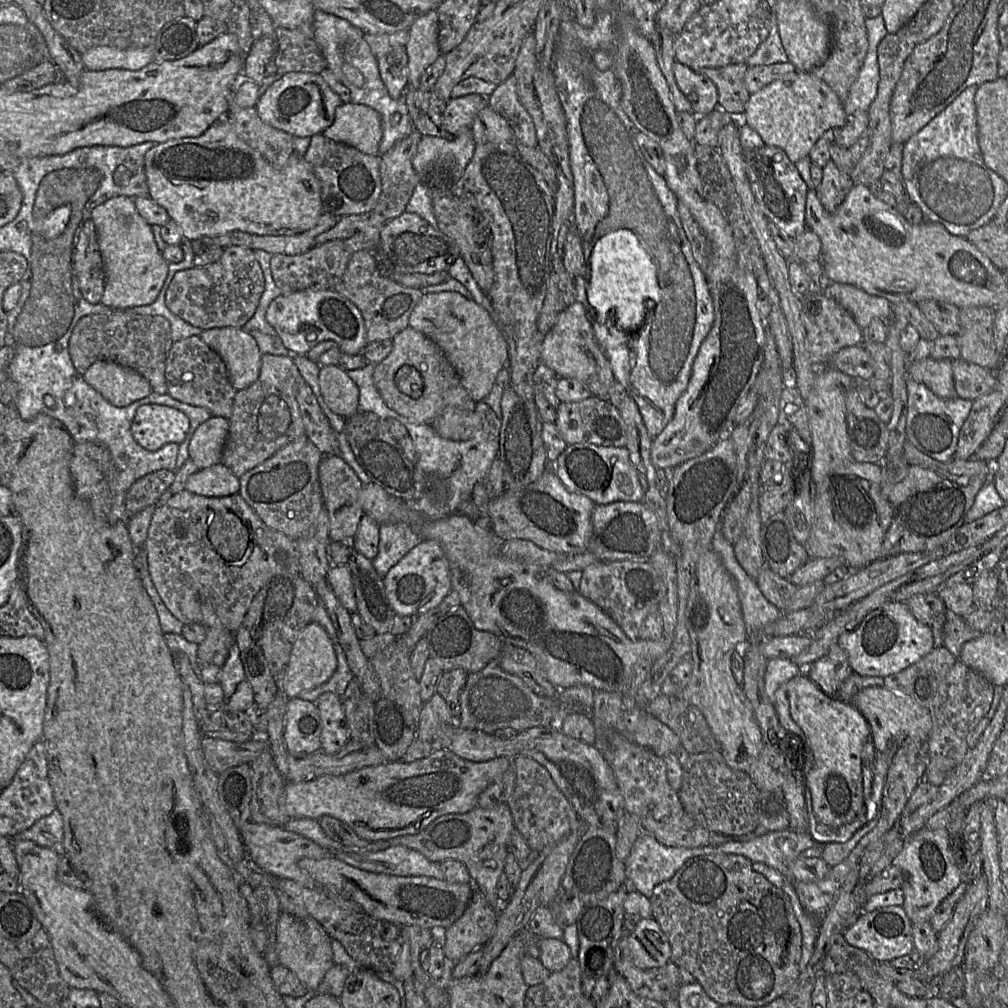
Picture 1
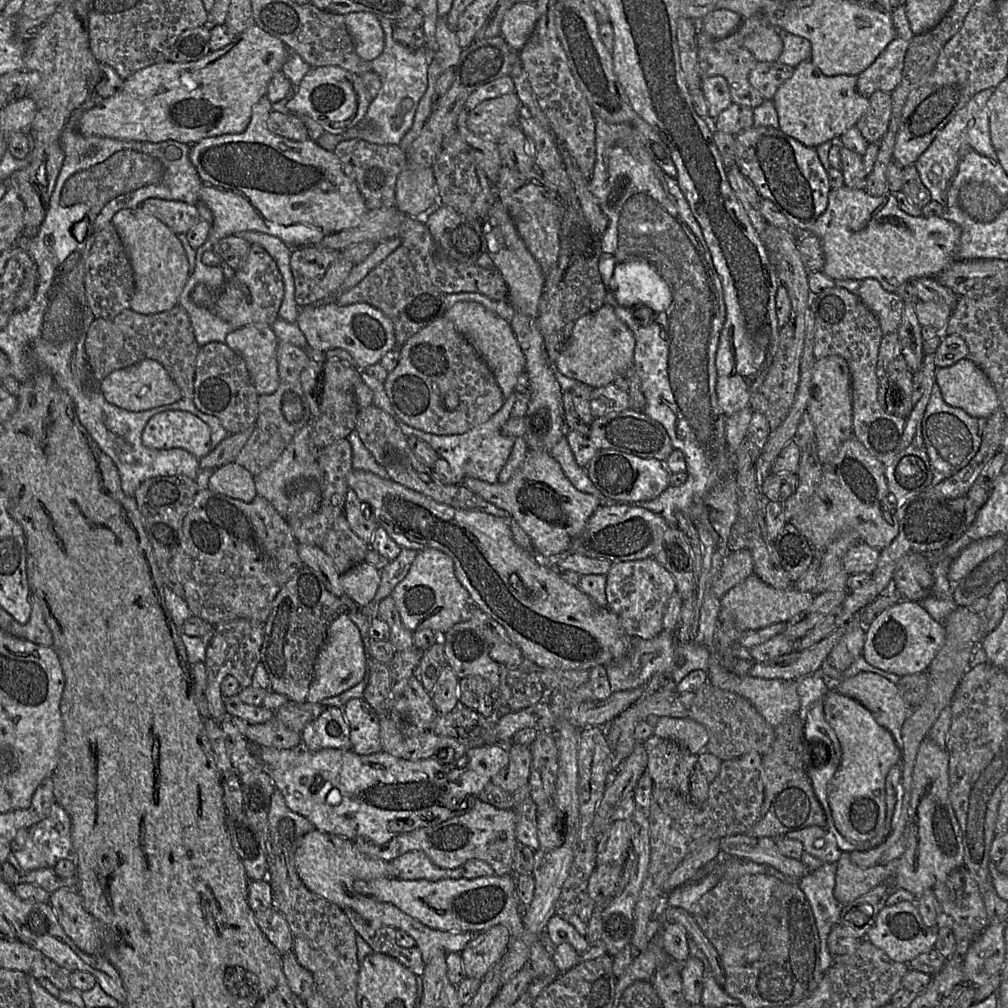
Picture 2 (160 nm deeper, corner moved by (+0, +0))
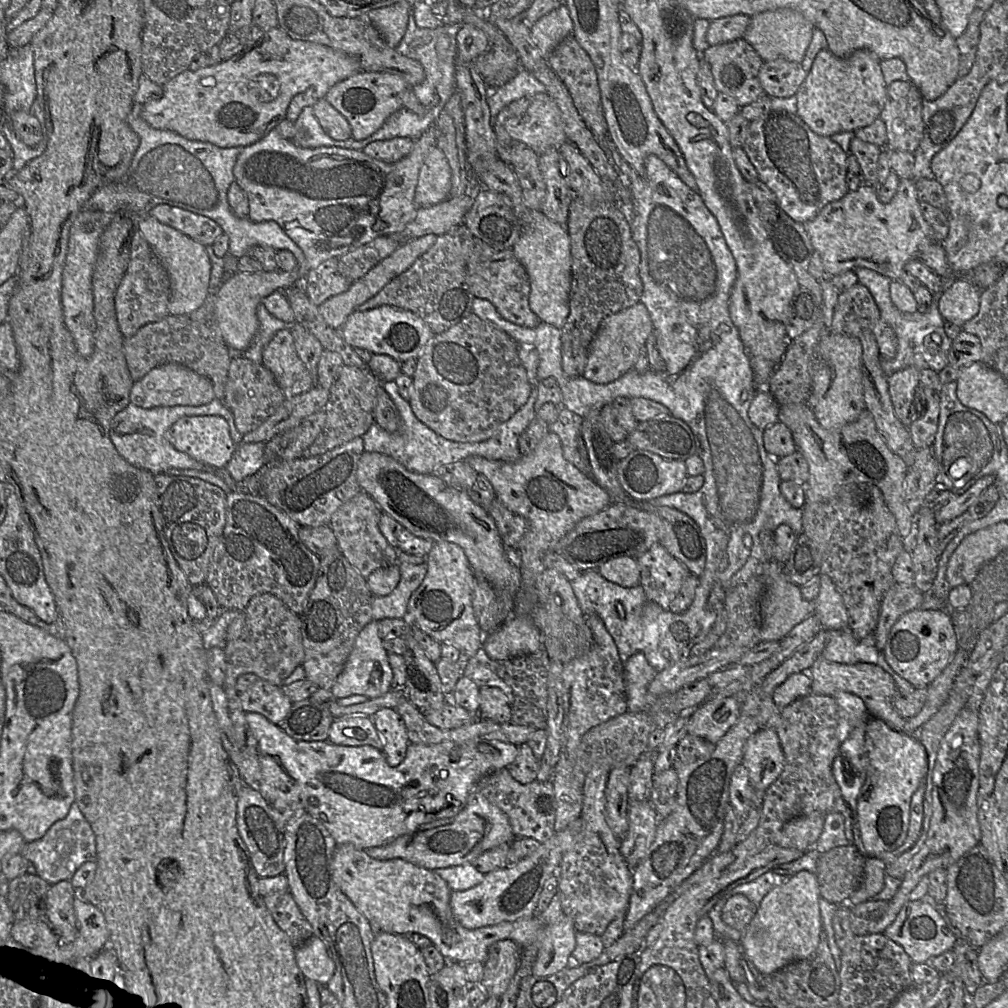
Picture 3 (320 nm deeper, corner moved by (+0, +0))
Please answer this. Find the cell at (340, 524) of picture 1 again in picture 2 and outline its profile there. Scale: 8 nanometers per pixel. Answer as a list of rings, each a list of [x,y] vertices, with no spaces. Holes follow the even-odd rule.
[[[351,488],[347,493],[343,514],[353,532],[363,541],[370,544],[379,525],[370,506],[361,501]]]

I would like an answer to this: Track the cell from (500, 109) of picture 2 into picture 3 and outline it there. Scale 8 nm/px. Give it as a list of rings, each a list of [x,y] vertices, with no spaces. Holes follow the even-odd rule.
[[[545,92],[511,102],[493,118],[493,127],[494,124],[500,125],[505,130],[511,142],[523,144],[539,155],[555,150],[567,142],[558,107]]]

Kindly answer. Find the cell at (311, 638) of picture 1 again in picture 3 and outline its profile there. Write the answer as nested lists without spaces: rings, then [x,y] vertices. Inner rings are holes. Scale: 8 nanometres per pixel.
[[[372,620],[358,634],[342,672],[331,685],[332,699],[351,695],[365,695],[368,698],[376,698],[391,690],[392,681],[393,671],[389,663],[389,653],[383,647],[383,639],[379,635],[378,621]]]

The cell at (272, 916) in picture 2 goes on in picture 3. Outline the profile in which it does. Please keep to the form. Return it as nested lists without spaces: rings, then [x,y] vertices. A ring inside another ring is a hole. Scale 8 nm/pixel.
[[[288,890],[269,894],[263,900],[275,923],[287,935],[295,950],[313,936],[311,925]]]

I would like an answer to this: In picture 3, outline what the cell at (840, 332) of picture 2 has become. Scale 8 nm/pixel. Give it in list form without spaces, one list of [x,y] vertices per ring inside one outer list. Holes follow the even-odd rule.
[[[859,283],[839,294],[828,331],[858,338],[864,331],[871,331],[881,359],[891,359],[897,351],[897,339],[893,329],[881,317],[868,288]]]

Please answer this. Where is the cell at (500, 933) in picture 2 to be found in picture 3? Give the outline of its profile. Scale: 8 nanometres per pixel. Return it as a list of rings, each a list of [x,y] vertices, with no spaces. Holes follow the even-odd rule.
[[[513,940],[494,942],[483,962],[483,976],[479,986],[487,996],[500,996],[506,991],[517,970],[520,947]]]

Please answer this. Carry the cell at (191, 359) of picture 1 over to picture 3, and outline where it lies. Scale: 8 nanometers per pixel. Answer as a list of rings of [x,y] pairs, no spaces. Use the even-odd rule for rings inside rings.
[[[233,357],[220,400],[233,414],[238,432],[245,435],[257,428],[283,403],[285,396],[273,374],[262,364],[245,357]]]

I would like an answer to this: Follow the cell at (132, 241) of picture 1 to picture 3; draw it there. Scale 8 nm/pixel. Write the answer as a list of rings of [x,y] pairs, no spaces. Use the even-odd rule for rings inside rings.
[[[150,215],[138,218],[136,225],[168,274],[170,281],[168,314],[187,314],[199,308],[211,293],[211,262],[206,247],[176,229],[160,223]]]

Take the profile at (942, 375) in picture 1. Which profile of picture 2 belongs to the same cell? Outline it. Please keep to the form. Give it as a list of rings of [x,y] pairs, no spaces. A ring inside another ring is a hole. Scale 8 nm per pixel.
[[[968,358],[948,367],[937,367],[935,383],[948,405],[961,408],[974,417],[987,419],[1000,408],[993,384]]]

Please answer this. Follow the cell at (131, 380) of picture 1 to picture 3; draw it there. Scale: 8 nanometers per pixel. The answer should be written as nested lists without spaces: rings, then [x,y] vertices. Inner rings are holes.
[[[167,363],[155,367],[134,382],[130,403],[145,409],[166,406],[201,406],[216,399],[212,382],[180,364]]]

